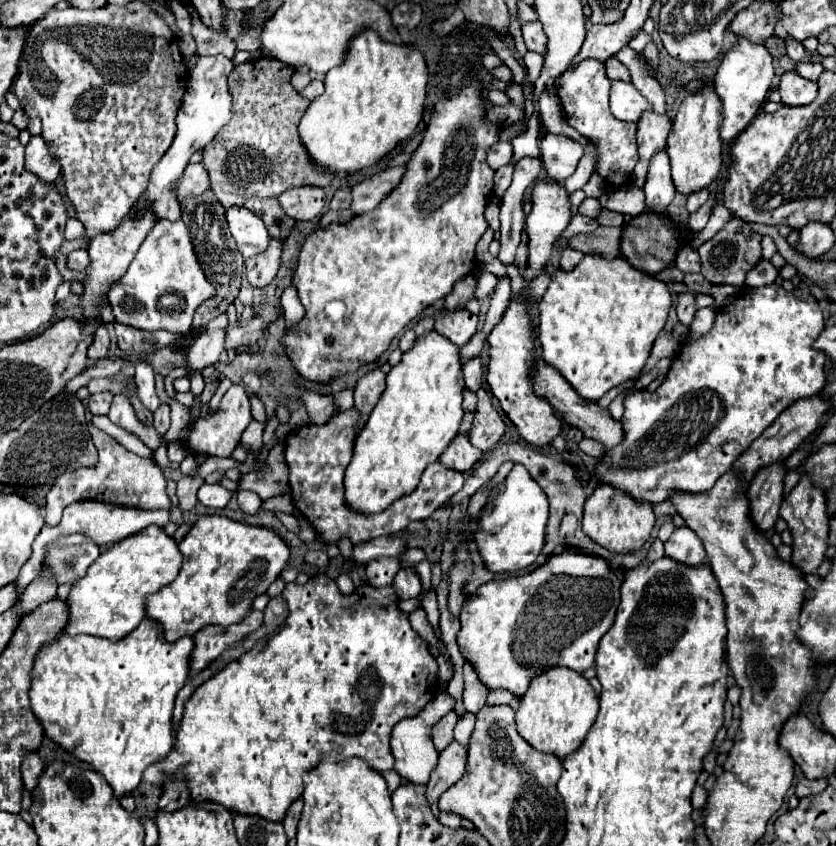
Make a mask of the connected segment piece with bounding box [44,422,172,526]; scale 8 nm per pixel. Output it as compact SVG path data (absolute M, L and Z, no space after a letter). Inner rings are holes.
M88 422L88 430L92 436L94 446L98 448L98 464L94 468L78 468L72 472L66 472L56 478L54 486L50 488L46 496L44 506L44 520L48 526L56 526L60 522L62 510L80 500L100 500L108 504L118 506L130 506L130 508L146 508L146 510L170 510L170 498L166 493L166 480L161 468L152 458L140 458L134 452L128 452L116 438Z

